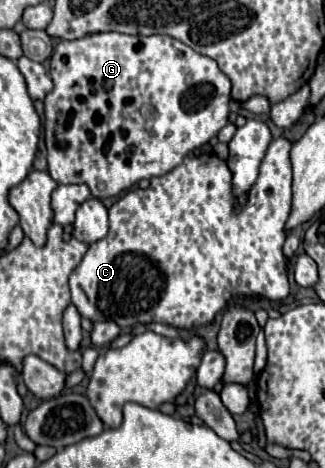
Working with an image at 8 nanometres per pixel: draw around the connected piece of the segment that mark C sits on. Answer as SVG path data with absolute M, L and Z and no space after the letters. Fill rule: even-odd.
M285 137L273 139L265 159L261 161L259 177L249 191L249 199L243 207L243 211L235 213L233 209L233 195L231 195L231 173L227 171L227 165L223 159L219 159L215 153L201 153L201 155L187 155L173 171L161 177L153 177L151 185L147 189L135 189L125 193L119 201L113 203L109 209L109 233L107 237L95 241L89 245L89 251L85 253L79 267L69 277L71 287L71 303L79 309L79 313L91 321L115 321L121 329L135 327L139 323L151 323L159 321L165 325L171 325L175 329L197 329L201 325L207 325L215 319L215 315L227 307L233 299L271 299L271 301L283 301L289 295L289 281L287 281L287 269L285 269L285 257L283 257L283 243L285 243L285 221L291 213L291 179L293 179L293 167L289 161L289 151L293 143Z

